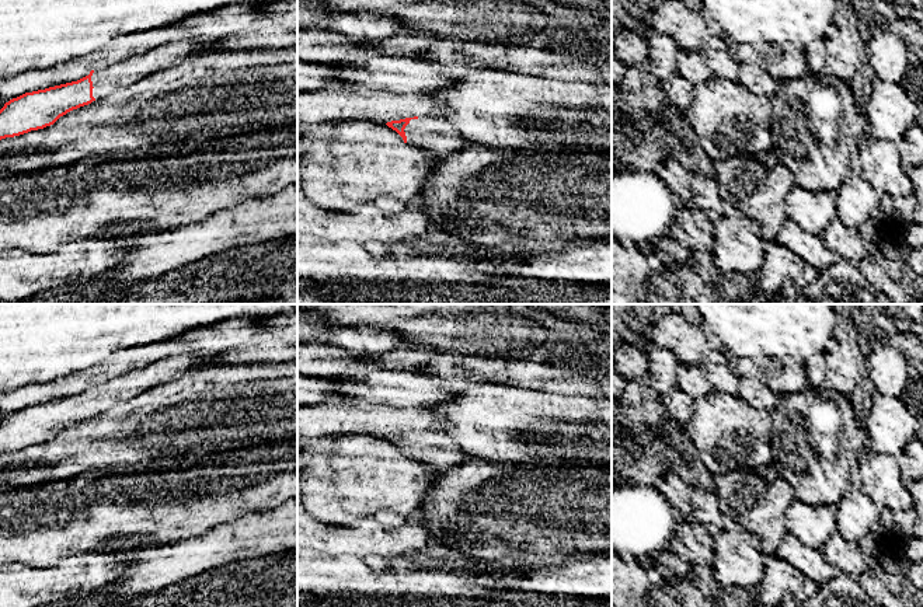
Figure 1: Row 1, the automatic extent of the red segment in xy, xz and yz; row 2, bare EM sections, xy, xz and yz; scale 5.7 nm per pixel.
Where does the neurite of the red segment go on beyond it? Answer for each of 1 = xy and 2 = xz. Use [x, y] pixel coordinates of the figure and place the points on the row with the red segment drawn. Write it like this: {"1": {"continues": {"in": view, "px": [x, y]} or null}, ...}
{"1": {"continues": {"in": "xy", "px": [108, 79]}}, "2": {"continues": {"in": "xz", "px": [434, 133]}}}

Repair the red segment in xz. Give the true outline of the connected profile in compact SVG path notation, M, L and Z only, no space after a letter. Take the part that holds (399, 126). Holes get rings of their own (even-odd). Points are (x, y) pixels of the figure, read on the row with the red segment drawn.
M414 116L391 121L386 125L396 130L404 143L432 151L440 158L469 144L466 139L454 132L450 122L443 116Z

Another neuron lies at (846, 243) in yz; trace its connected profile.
M839 217L826 226L821 238L832 252L854 265L868 257L864 236L860 230L844 226Z

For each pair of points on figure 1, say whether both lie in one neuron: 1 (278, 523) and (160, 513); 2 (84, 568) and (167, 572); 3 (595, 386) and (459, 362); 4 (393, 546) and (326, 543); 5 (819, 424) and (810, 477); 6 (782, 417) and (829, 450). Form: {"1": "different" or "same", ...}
{"1": "different", "2": "different", "3": "same", "4": "same", "5": "same", "6": "same"}

